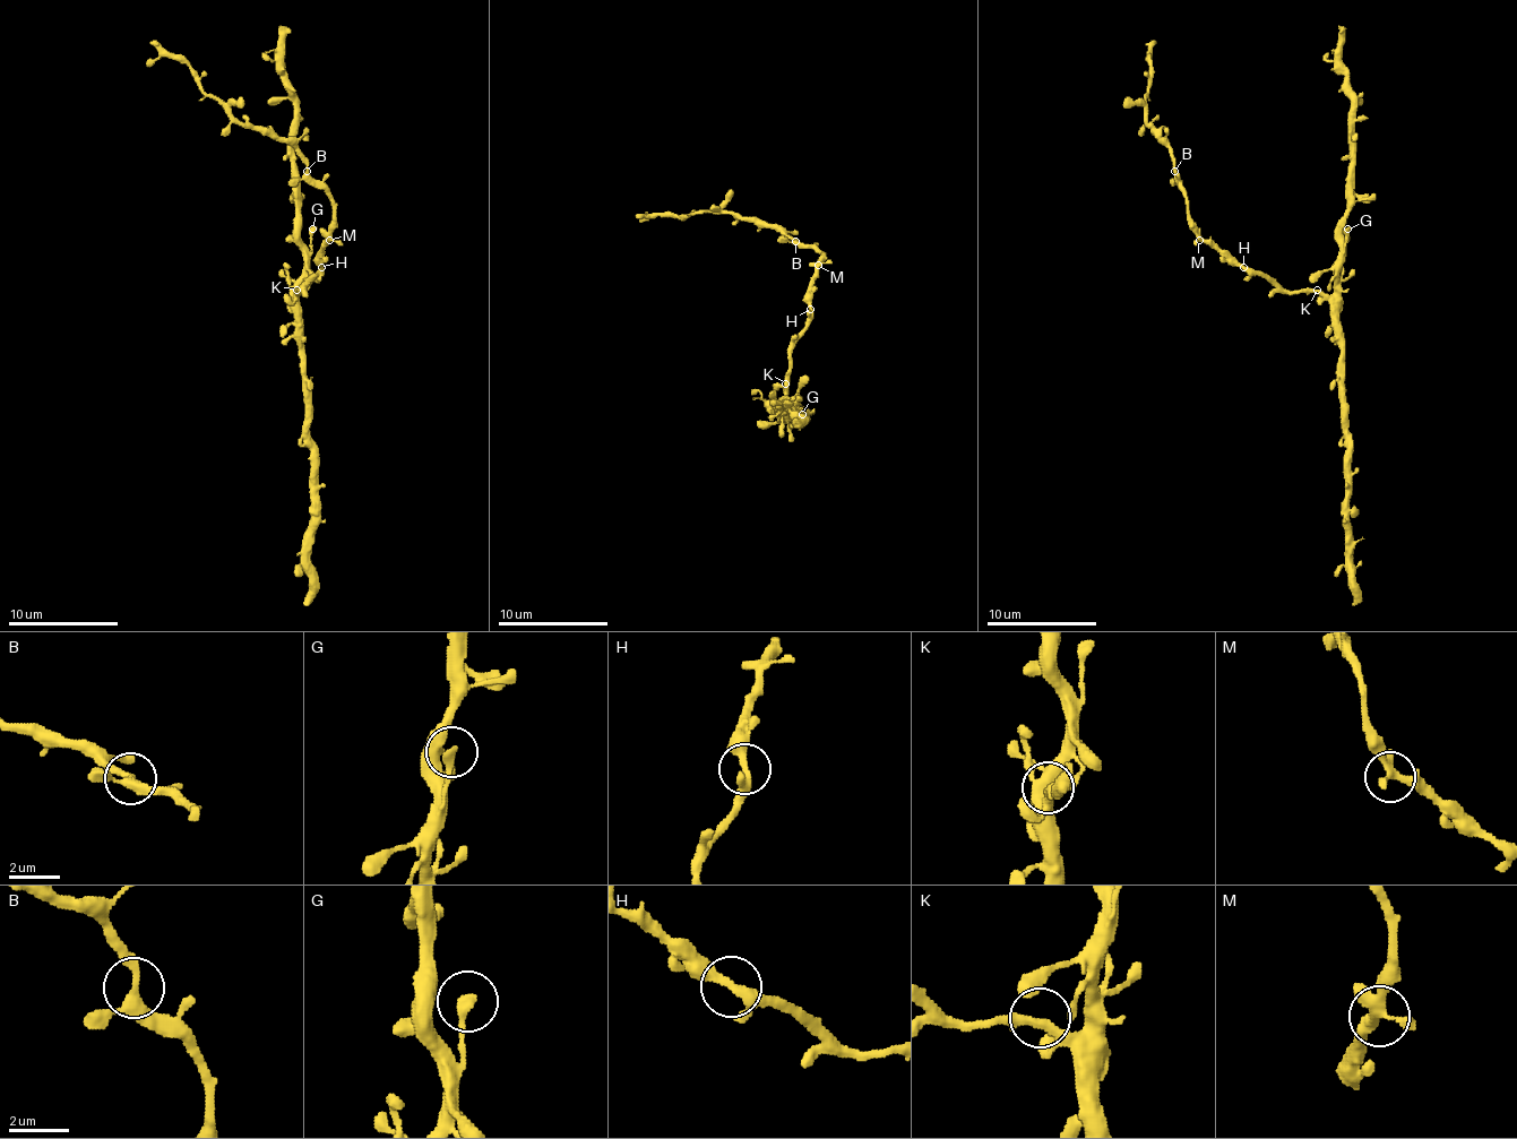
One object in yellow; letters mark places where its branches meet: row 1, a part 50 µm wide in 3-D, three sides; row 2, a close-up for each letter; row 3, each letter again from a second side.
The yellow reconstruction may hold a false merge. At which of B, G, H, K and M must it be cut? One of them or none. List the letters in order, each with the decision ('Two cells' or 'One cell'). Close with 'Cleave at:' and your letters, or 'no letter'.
B: One cell
G: One cell
H: One cell
K: One cell
M: One cell
Cleave at: no letter

